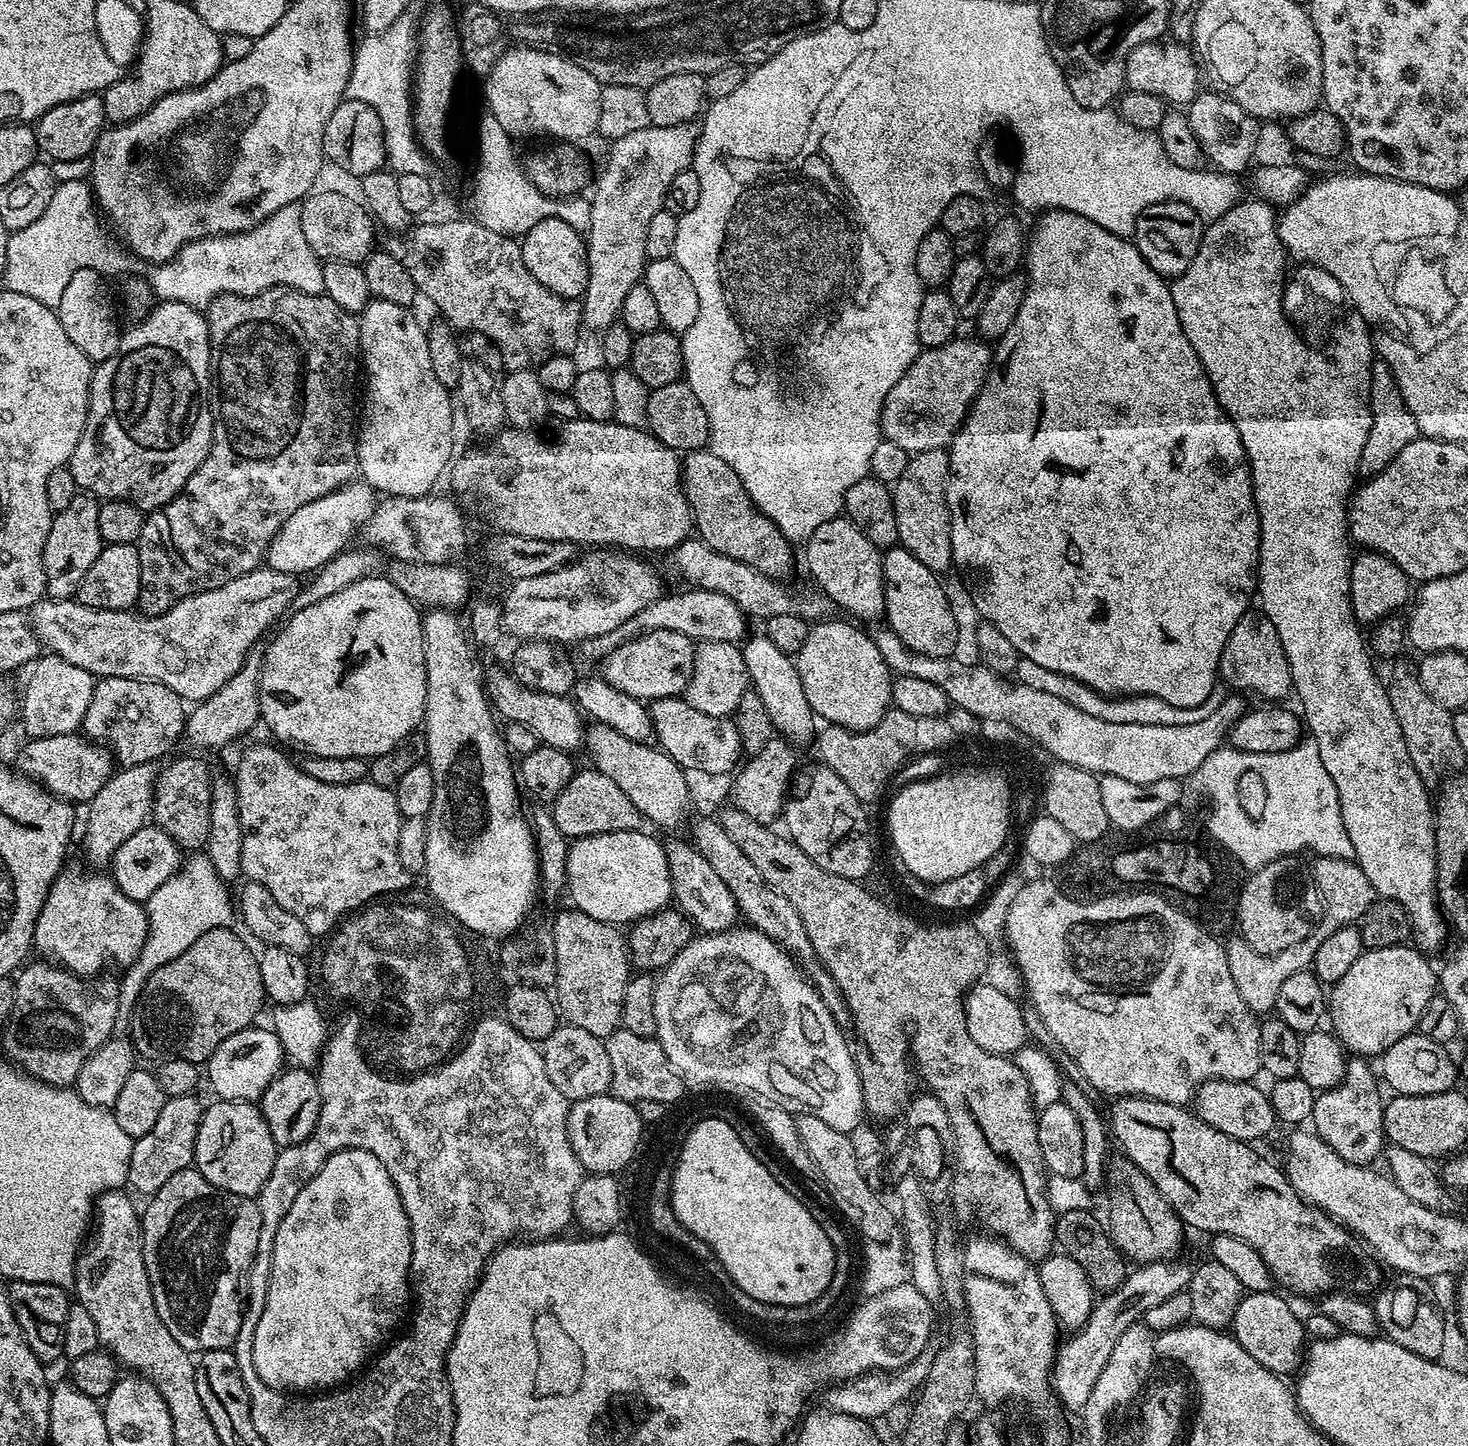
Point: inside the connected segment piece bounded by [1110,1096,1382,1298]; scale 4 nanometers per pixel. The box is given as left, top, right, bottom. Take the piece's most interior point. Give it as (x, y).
(1225, 1187)

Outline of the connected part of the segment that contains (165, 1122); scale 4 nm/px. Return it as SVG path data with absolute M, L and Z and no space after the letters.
M195 1095L167 1097L162 1114L158 1114L158 1122L154 1122L154 1130L145 1136L135 1137L128 1171L128 1184L133 1193L141 1192L144 1198L150 1198L162 1190L162 1185L172 1175L178 1174L178 1170L193 1167L194 1146L202 1115L202 1104L196 1099Z

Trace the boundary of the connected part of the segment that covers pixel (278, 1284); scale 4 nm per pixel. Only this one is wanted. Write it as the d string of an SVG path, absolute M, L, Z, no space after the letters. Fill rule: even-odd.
M344 1148L341 1152L333 1152L322 1166L322 1170L318 1170L318 1174L314 1174L314 1178L310 1178L310 1182L306 1182L306 1186L302 1186L302 1194L298 1194L298 1198L294 1198L294 1206L290 1206L286 1218L278 1226L276 1236L270 1242L270 1248L272 1248L272 1265L270 1265L266 1306L262 1310L262 1318L258 1318L258 1330L254 1330L254 1346L252 1347L254 1370L258 1374L258 1378L262 1378L262 1382L266 1382L266 1386L277 1390L287 1390L292 1394L316 1394L321 1390L335 1389L337 1386L343 1385L349 1378L355 1377L369 1363L373 1353L385 1343L384 1335L403 1318L404 1307L407 1304L409 1307L410 1304L412 1231L408 1215L402 1206L402 1198L386 1170L386 1166L382 1166L382 1162L378 1162L378 1158L374 1158L374 1154L361 1148Z

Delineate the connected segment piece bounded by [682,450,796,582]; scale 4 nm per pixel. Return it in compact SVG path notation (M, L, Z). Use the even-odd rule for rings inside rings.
M710 450L689 452L682 460L682 483L684 485L684 497L688 499L688 505L692 508L692 523L694 532L704 543L709 544L718 554L726 554L735 560L746 562L754 566L762 574L766 574L772 580L787 581L792 572L796 560L792 557L793 541L787 540L778 530L776 523L766 514L762 514L756 504L750 498L750 494L742 486L742 478L718 454Z

